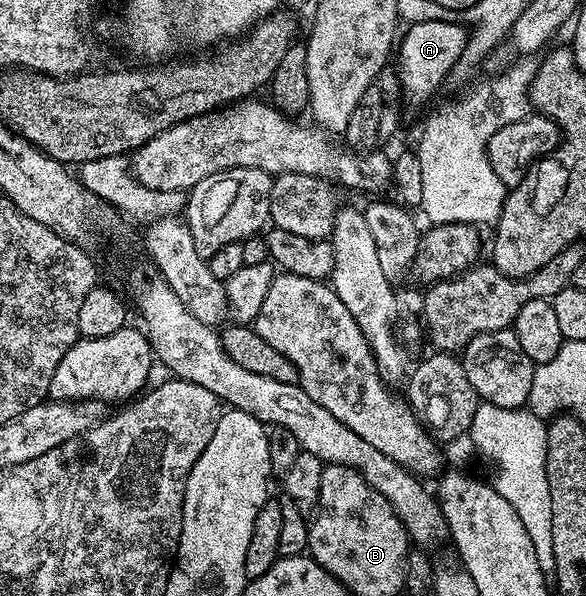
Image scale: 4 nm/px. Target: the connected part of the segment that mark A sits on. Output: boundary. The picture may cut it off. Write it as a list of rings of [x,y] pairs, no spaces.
[[[444,19],[414,21],[406,28],[409,29],[406,33],[404,30],[400,34],[399,44],[395,49],[395,72],[406,102],[423,104],[444,83],[445,76],[456,67],[461,53],[463,57],[467,49],[467,29],[462,25]]]

